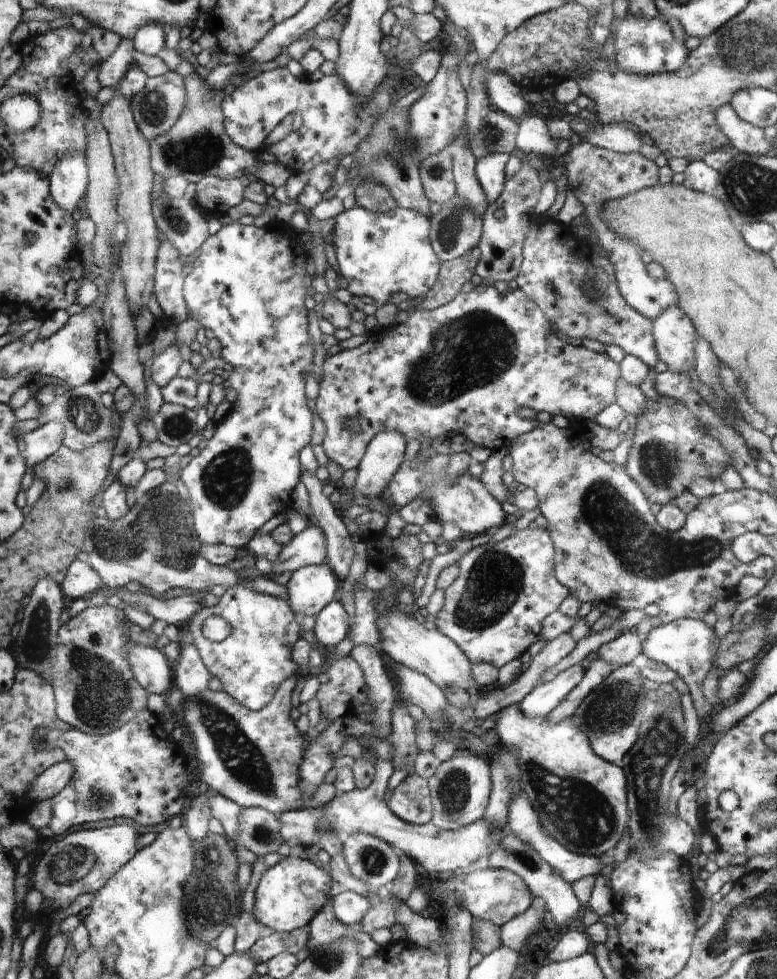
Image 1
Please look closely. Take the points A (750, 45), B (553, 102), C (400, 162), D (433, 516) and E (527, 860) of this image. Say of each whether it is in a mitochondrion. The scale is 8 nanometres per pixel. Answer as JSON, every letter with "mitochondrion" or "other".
{"A":"mitochondrion","B":"other","C":"mitochondrion","D":"other","E":"mitochondrion"}

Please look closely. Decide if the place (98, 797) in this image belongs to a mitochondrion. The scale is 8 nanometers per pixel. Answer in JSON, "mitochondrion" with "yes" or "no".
{"mitochondrion":"yes"}

